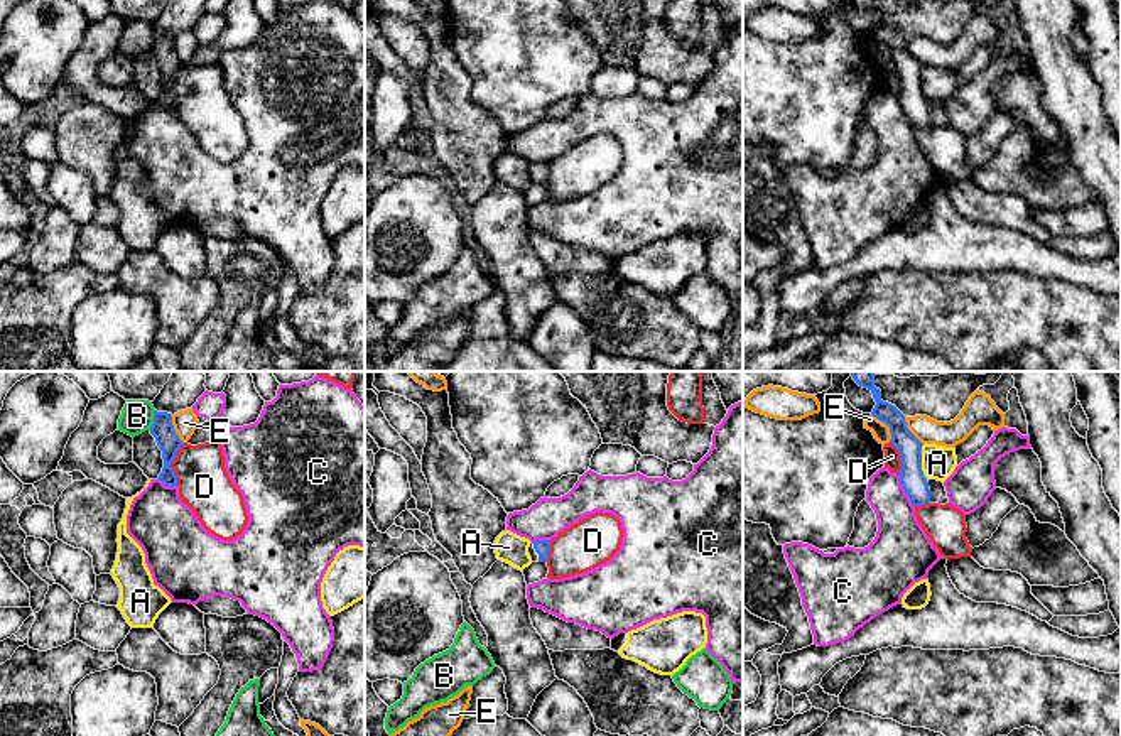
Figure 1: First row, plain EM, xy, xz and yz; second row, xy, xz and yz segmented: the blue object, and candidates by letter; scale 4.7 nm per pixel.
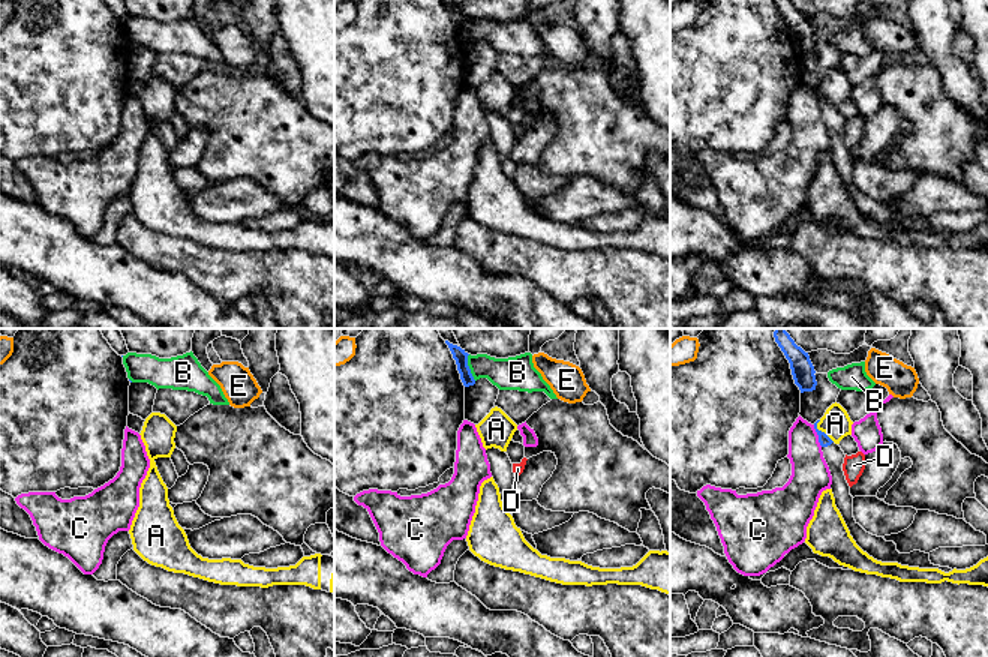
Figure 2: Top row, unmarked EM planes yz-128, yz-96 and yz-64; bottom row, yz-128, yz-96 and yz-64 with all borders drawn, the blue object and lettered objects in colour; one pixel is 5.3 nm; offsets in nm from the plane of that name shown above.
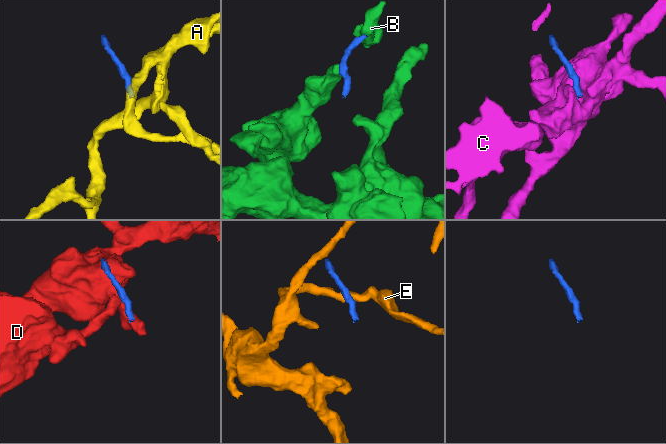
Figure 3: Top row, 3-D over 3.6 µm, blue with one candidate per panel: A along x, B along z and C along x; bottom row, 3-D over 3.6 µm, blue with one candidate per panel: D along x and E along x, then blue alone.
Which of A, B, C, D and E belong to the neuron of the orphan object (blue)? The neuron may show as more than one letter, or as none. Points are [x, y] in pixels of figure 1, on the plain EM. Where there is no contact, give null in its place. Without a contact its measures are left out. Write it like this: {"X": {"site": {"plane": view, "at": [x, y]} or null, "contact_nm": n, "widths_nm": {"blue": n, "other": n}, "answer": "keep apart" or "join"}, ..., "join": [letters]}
{"A": {"site": {"plane": "yz", "at": [920, 85]}, "contact_nm": 190, "widths_nm": {"blue": 120, "other": 160}, "answer": "keep apart"}, "B": {"site": {"plane": "xy", "at": [154, 43]}, "contact_nm": 100, "widths_nm": {"blue": 110, "other": 160}, "answer": "keep apart"}, "C": {"site": {"plane": "yz", "at": [905, 113]}, "contact_nm": 180, "widths_nm": {"blue": 120, "other": 260}, "answer": "keep apart"}, "D": {"site": {"plane": "xy", "at": [169, 86]}, "contact_nm": 220, "widths_nm": {"blue": 110, "other": 240}, "answer": "keep apart"}, "E": {"site": {"plane": "yz", "at": [887, 46]}, "contact_nm": 160, "widths_nm": {"blue": 110, "other": 80}, "answer": "keep apart"}, "join": []}

